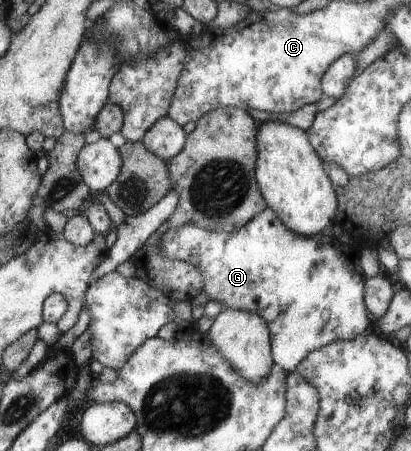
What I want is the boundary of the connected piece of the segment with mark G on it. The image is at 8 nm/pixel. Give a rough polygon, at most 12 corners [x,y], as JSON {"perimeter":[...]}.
{"perimeter":[[269,206],[161,236],[223,309],[268,322],[288,373],[365,333],[353,246]]}

